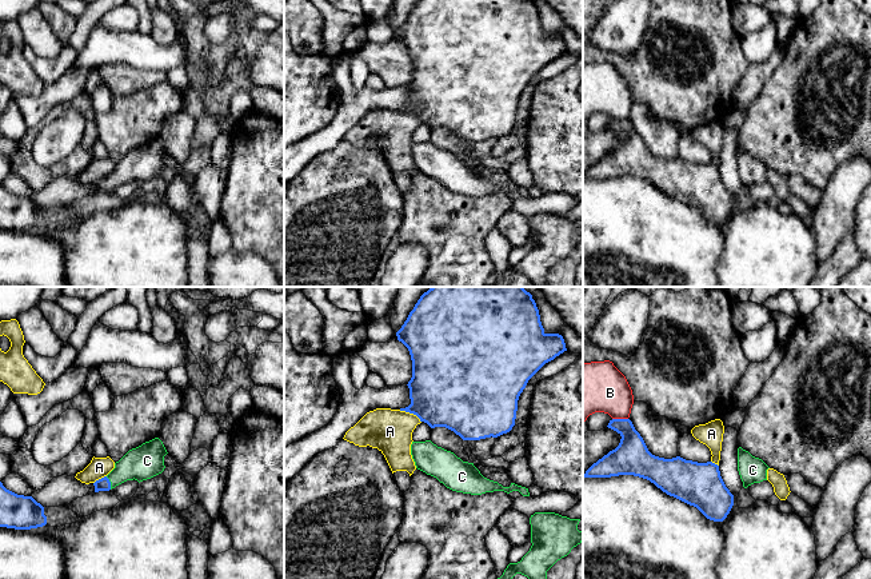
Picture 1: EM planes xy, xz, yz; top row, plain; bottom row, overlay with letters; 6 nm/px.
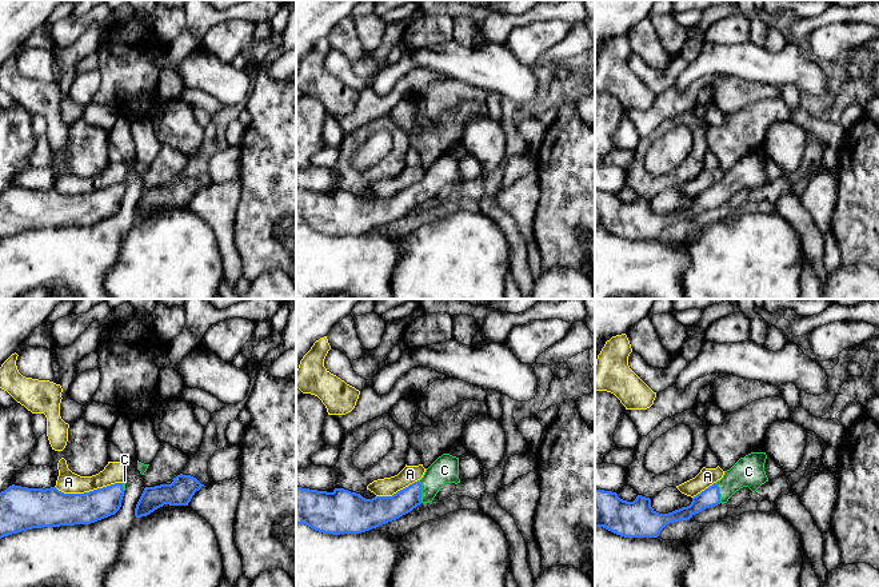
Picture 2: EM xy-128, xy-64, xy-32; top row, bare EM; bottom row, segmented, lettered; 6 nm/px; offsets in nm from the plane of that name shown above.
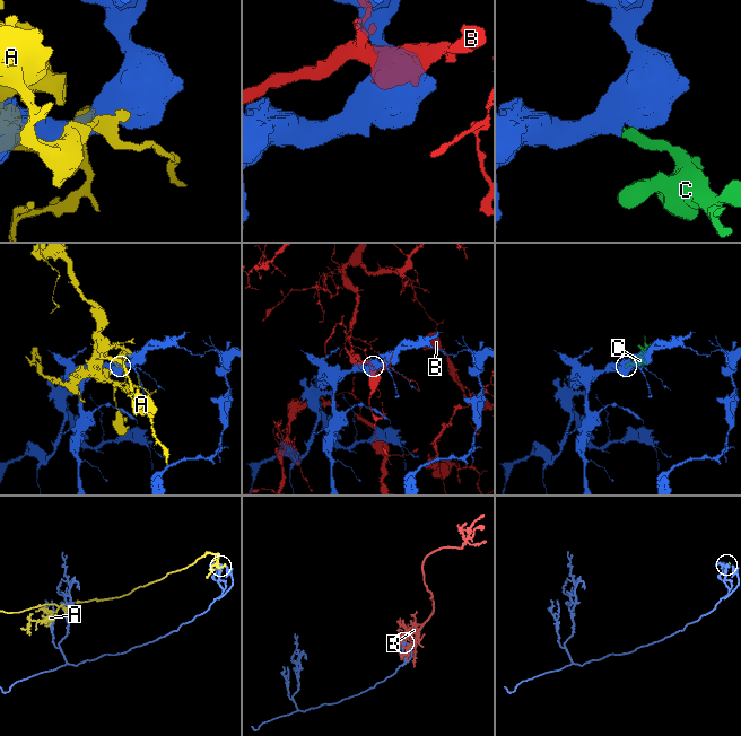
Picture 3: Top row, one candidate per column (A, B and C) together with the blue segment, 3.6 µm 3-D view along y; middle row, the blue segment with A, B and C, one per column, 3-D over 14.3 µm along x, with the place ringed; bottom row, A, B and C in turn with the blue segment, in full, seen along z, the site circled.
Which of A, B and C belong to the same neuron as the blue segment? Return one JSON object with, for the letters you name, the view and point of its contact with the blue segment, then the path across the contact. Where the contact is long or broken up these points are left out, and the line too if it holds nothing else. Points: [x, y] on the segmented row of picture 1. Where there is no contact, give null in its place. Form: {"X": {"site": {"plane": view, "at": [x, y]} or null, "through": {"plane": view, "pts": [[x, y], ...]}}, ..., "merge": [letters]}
{"C": {"site": {"plane": "xy", "at": [110, 483]}, "through": {"plane": "xy", "pts": [[102, 484], [110, 483], [126, 468], [144, 462]]}}, "merge": ["C"]}

